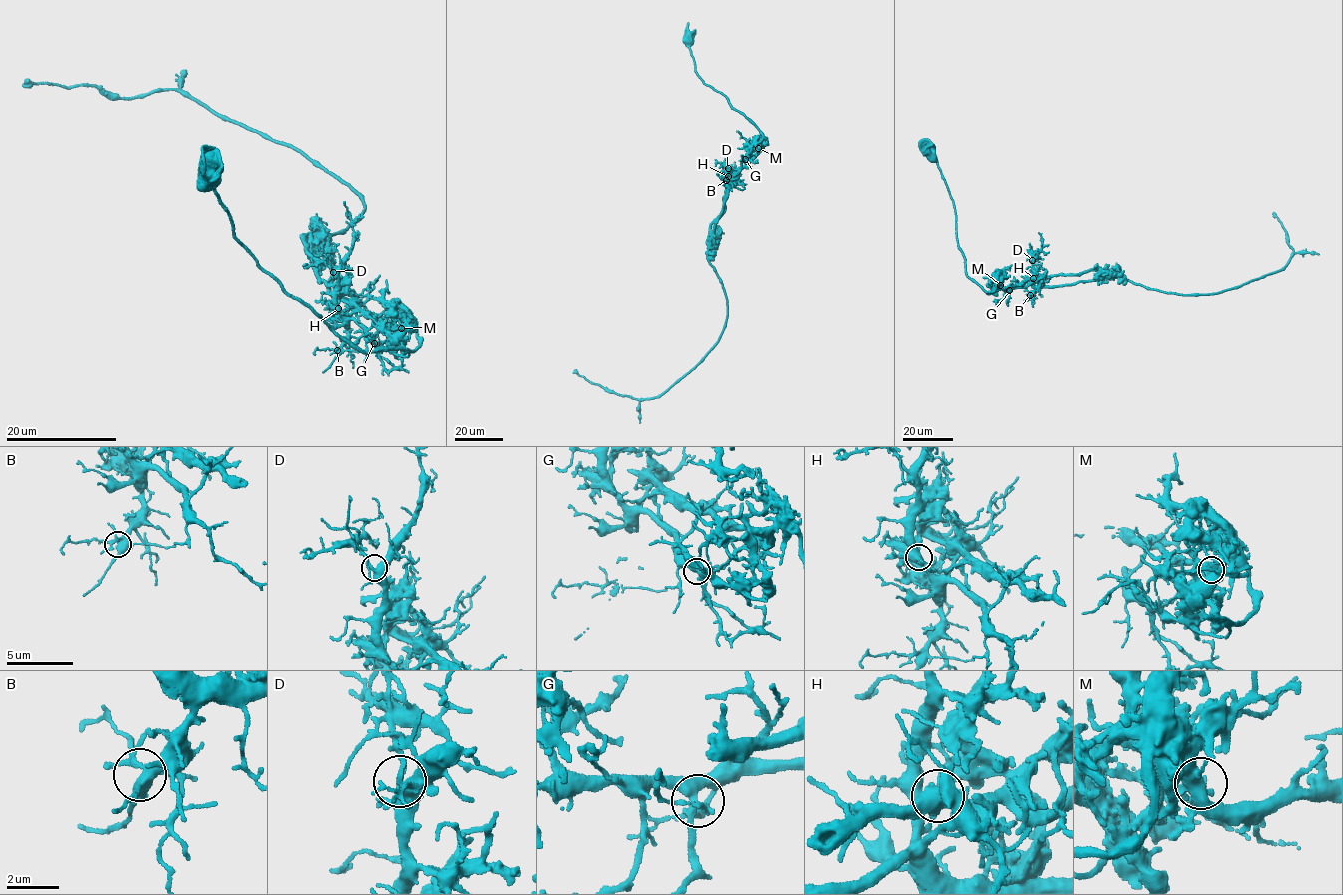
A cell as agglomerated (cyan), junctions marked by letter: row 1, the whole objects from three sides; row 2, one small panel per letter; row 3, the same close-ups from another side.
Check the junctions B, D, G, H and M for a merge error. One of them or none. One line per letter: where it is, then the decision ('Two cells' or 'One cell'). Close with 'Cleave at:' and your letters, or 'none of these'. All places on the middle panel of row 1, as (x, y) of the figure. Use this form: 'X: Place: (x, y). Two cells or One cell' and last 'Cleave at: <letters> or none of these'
B: Place: (726, 180). One cell
D: Place: (728, 168). One cell
G: Place: (745, 159). One cell
H: Place: (728, 176). Two cells
M: Place: (758, 148). One cell
Cleave at: H

